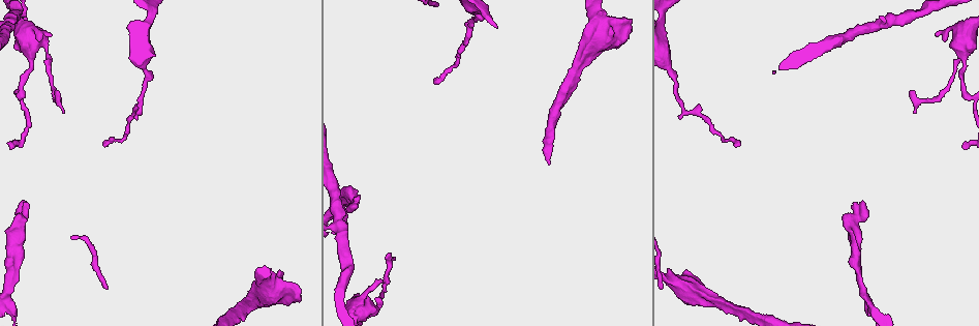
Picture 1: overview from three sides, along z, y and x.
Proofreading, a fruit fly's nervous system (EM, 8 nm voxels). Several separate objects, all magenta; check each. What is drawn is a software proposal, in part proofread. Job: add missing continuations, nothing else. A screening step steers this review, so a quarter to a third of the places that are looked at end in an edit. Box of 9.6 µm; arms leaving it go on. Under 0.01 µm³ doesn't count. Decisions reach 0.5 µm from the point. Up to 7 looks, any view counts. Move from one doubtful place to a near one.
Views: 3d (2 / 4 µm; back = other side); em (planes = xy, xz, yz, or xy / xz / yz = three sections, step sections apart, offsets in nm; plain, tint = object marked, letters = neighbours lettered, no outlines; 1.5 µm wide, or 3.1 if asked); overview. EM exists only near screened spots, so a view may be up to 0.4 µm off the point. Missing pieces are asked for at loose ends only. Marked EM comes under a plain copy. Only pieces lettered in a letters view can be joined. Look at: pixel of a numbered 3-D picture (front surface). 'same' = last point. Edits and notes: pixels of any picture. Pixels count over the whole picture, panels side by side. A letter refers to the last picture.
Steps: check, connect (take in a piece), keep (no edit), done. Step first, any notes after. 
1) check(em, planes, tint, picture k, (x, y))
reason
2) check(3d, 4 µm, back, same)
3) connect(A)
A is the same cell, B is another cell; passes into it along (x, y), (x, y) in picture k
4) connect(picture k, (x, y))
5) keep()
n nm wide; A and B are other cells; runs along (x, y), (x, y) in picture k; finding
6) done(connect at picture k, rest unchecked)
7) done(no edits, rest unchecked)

check(3d, 4 µm, picture 1, (965, 143))
branch stops here

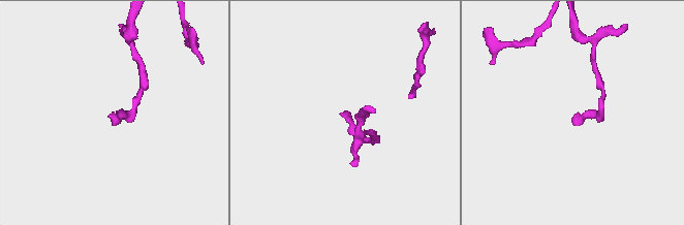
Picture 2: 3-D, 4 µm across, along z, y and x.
check(em, planes, letters, picture 2, (107, 117))

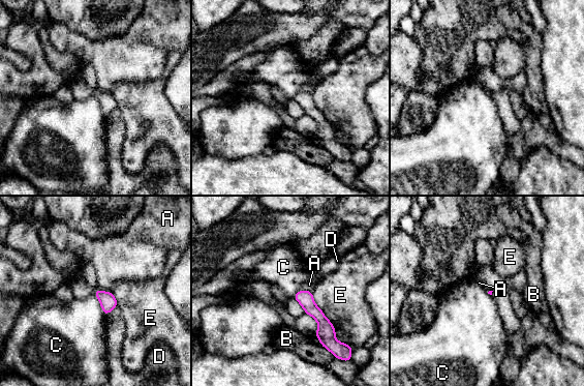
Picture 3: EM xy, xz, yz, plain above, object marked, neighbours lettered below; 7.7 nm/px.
keep()
E touches over 300 nm; A, B, C, D and E are other cells; none of them fits

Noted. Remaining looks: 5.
check(em, planes, letters, picture 1, (392, 260))
branch stops here

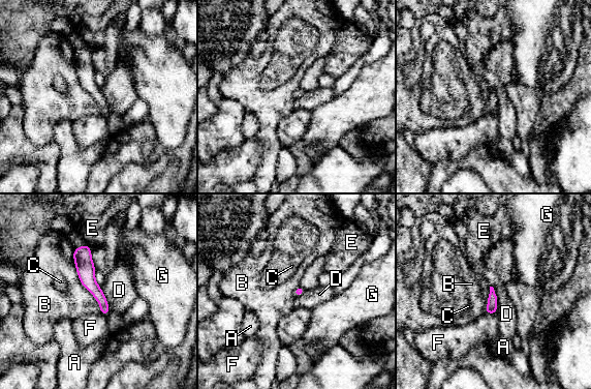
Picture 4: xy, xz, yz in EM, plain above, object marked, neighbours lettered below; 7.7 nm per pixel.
keep()
70 nm wide; A, B, C, D, E, F and G are other cells; none of them fits

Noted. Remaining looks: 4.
check(3d, 2 µm, picture 1, (48, 34))
tapers out

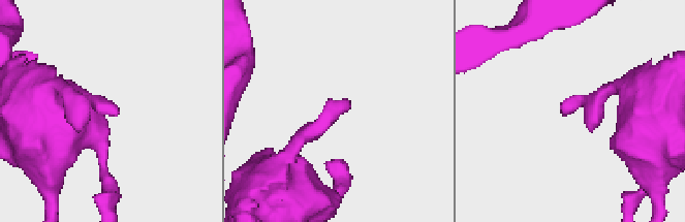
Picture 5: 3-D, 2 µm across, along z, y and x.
check(em, planes, letters, picture 5, (347, 103))

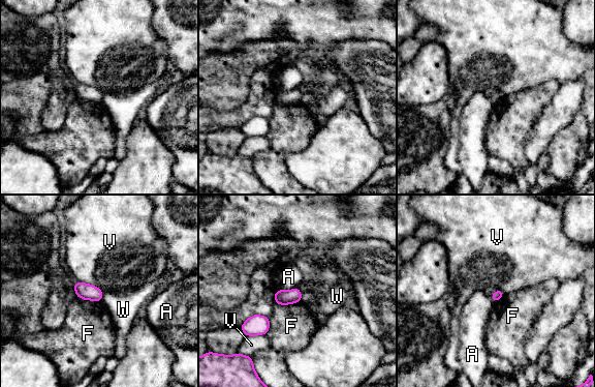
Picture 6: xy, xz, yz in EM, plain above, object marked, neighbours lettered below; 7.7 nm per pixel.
keep()
V touches over 260 nm; A, F, V and W are other cells; border along (74, 280), (93, 284), (103, 293) in picture 6; no lettered piece goes on from it

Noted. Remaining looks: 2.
done(no edits, rest unchecked)

